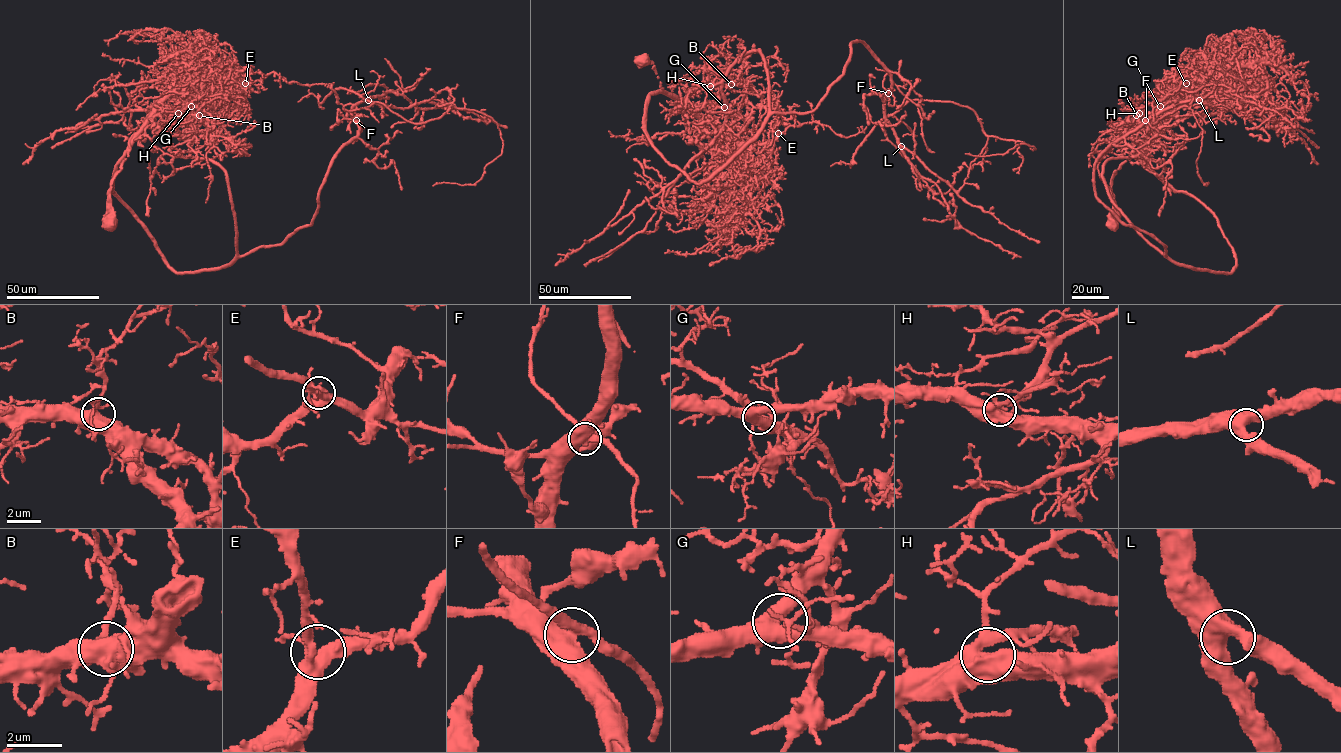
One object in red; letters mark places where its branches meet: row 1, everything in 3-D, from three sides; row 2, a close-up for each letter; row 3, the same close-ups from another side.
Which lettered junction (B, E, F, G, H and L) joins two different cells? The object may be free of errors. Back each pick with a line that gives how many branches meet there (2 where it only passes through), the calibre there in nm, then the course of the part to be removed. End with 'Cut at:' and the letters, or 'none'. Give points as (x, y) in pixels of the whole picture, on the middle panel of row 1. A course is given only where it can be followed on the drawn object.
F: 4 branches meet; 550 nm thick; foreign part runs (888, 93), (887, 74), (908, 101), (970, 107), (985, 134), (1035, 149), (1017, 144), (1003, 154), (965, 154)
Cut at: F

